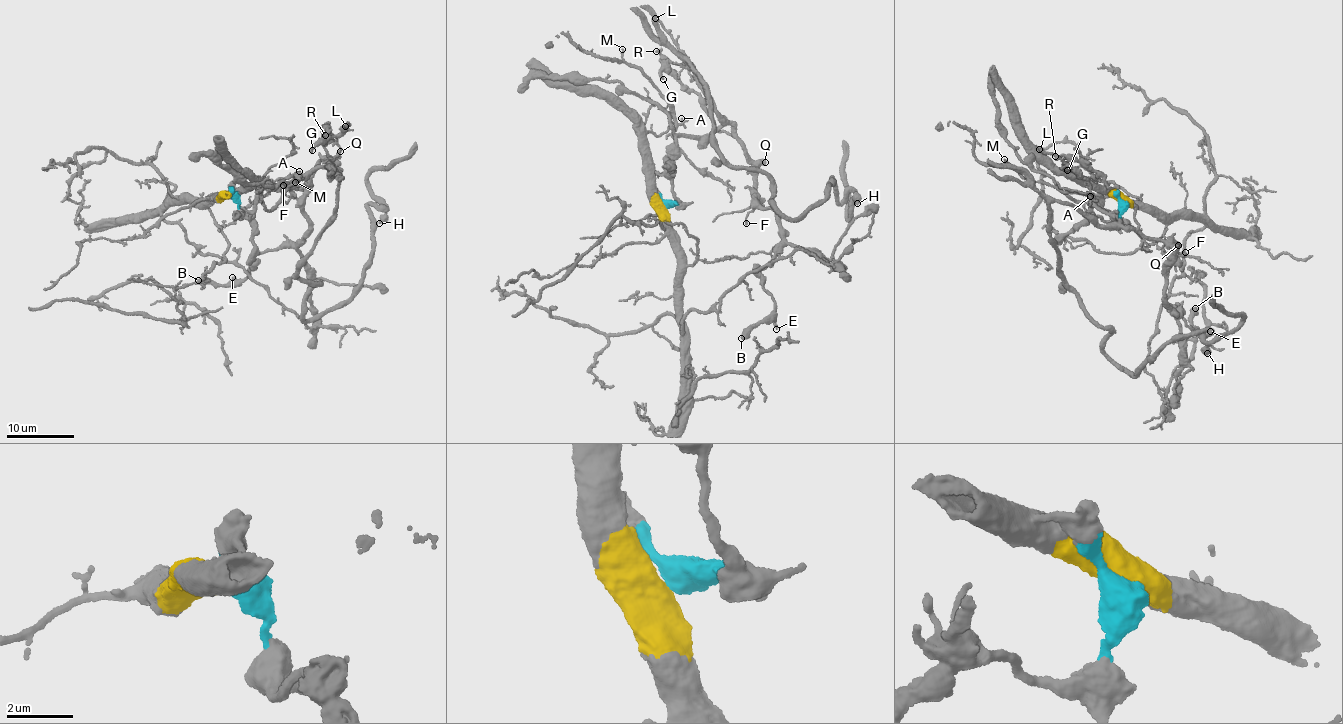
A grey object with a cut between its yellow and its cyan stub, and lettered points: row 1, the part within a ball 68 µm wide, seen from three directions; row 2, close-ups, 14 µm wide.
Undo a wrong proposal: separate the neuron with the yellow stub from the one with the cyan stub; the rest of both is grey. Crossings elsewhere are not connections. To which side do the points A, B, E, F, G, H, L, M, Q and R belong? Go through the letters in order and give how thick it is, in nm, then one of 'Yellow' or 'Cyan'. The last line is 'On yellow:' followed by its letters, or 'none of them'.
A: Thickness 60 nm. Cyan
B: Thickness 600 nm. Cyan
E: Thickness 200 nm. Cyan
F: Thickness 140 nm. Cyan
G: Thickness 160 nm. Cyan
H: Thickness 400 nm. Cyan
L: Thickness 160 nm. Cyan
M: Thickness 140 nm. Cyan
Q: Thickness 280 nm. Cyan
R: Thickness 150 nm. Cyan
On yellow: none of them

